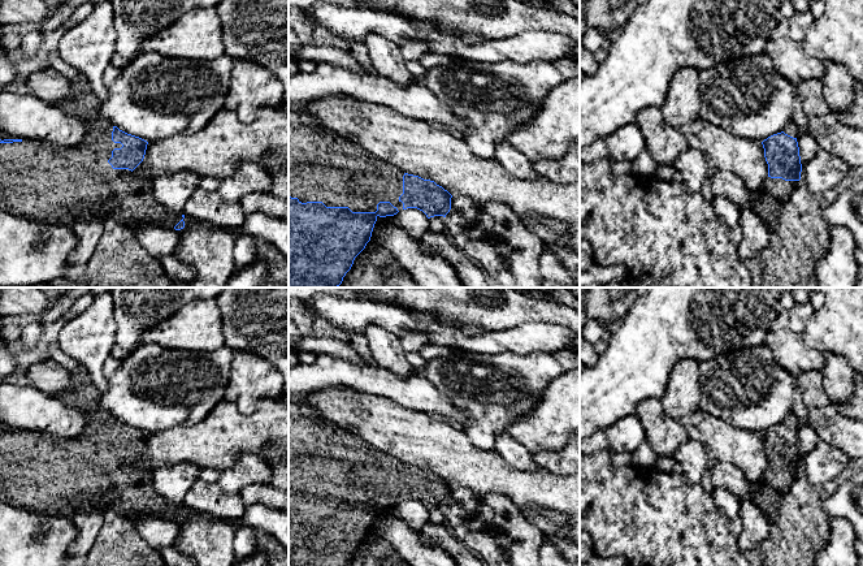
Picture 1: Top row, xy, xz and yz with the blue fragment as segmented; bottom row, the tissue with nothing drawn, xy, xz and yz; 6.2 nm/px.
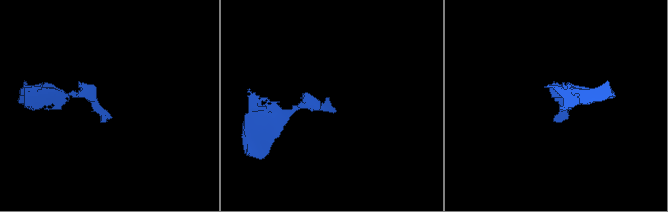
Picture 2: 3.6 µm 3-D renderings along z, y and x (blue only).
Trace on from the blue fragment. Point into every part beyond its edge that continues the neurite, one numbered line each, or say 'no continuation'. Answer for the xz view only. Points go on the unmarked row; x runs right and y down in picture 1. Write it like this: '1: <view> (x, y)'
1: xz (324, 458)

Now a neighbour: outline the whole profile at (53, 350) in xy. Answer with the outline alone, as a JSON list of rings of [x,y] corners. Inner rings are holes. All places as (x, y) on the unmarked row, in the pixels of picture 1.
[[[57,342],[48,344],[47,353],[52,360],[57,362],[61,367],[68,370],[70,373],[83,367],[79,362],[65,354]]]

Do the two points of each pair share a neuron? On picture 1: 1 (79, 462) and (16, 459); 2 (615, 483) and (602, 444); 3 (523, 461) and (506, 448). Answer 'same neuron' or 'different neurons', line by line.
1: same neuron
2: different neurons
3: same neuron

